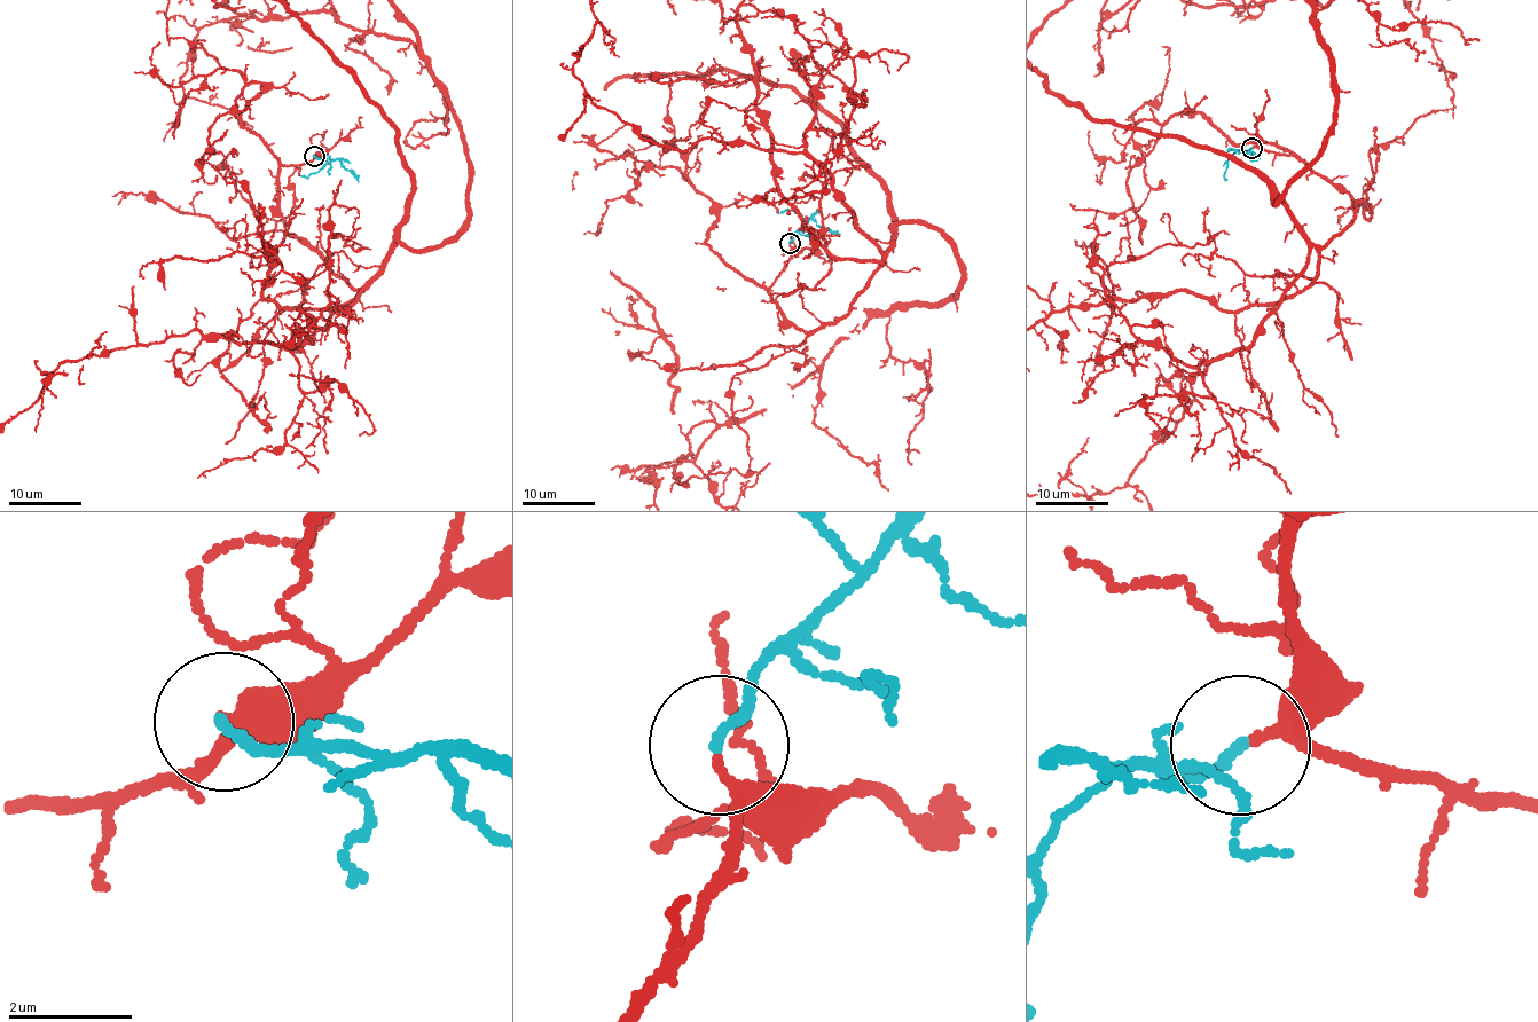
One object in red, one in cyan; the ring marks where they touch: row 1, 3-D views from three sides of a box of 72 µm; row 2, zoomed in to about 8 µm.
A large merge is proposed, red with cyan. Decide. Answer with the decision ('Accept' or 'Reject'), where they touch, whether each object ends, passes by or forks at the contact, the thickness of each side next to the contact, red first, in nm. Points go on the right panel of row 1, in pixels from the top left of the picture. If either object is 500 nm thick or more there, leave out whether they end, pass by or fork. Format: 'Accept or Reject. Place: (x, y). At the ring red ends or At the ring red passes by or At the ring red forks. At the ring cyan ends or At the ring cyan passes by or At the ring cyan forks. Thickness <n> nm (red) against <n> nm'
Accept. Place: (1252, 148). At the ring red passes by. At the ring cyan ends. Thickness 180 nm (red) against 160 nm

